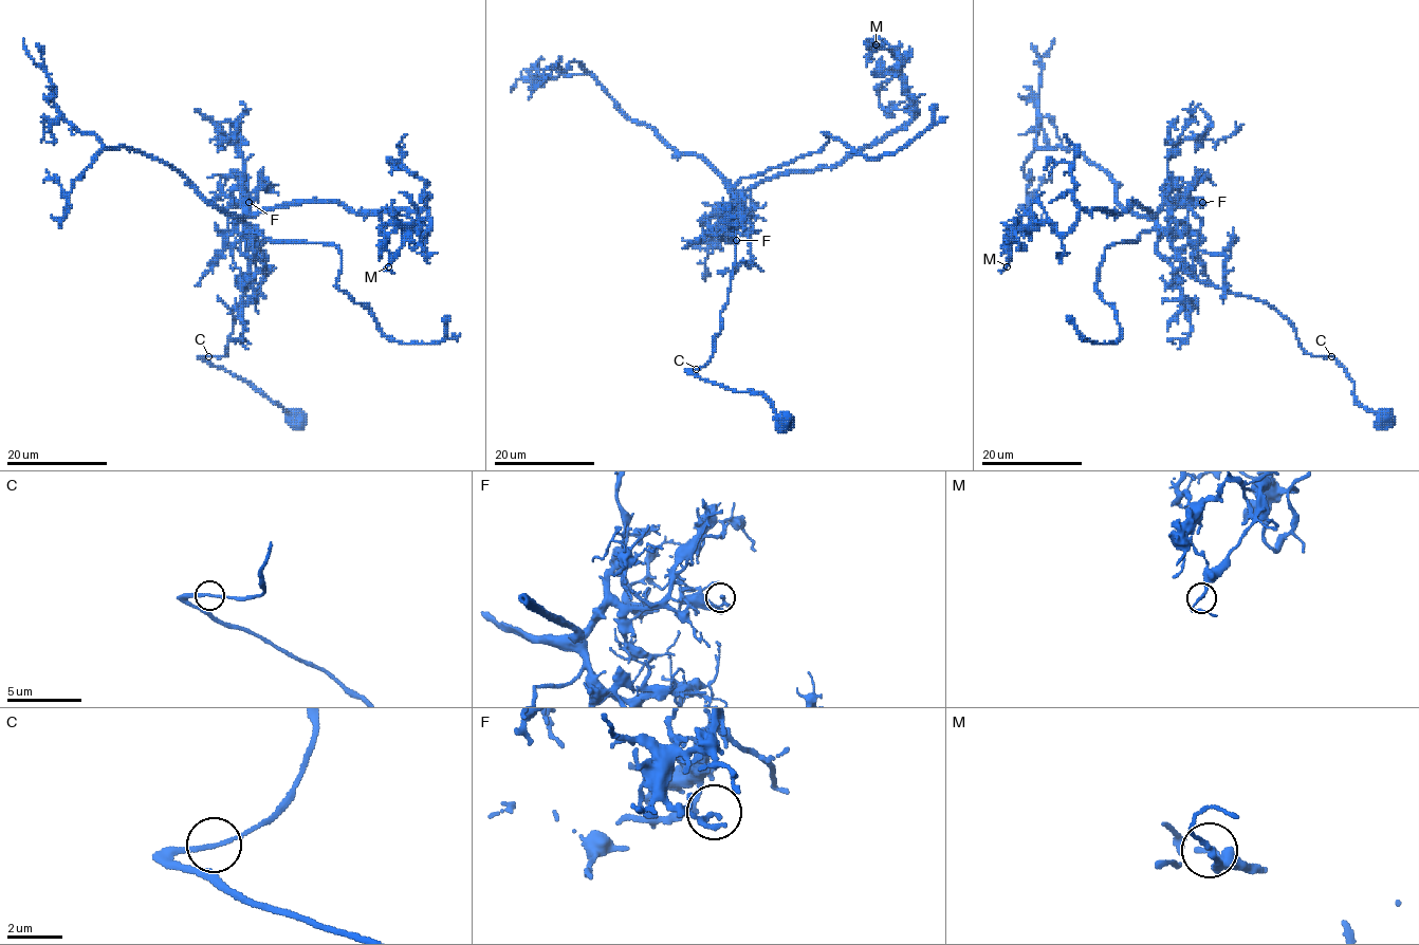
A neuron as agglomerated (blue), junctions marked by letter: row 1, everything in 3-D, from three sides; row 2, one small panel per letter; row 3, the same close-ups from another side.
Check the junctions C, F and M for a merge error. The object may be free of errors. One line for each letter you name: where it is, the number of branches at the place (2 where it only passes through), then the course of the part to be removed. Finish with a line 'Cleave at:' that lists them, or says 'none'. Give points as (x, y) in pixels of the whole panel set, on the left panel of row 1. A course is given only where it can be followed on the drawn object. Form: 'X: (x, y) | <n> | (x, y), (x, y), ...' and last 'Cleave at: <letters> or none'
Cleave at: none

